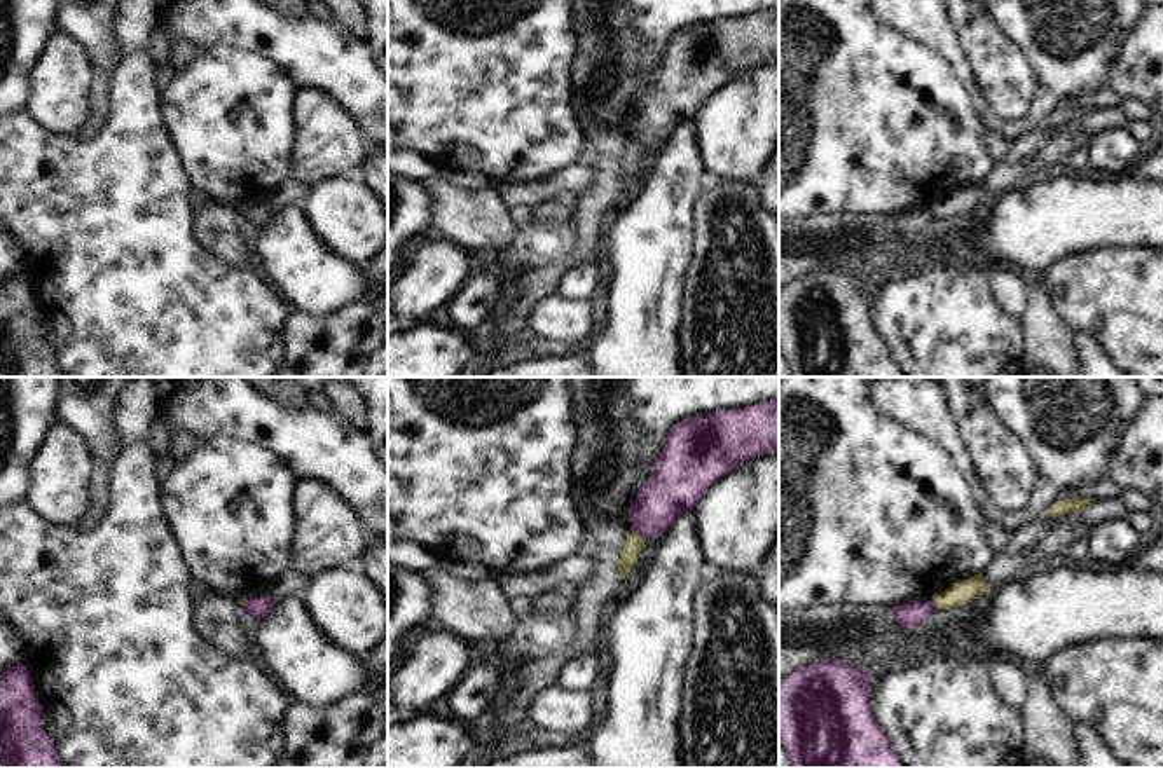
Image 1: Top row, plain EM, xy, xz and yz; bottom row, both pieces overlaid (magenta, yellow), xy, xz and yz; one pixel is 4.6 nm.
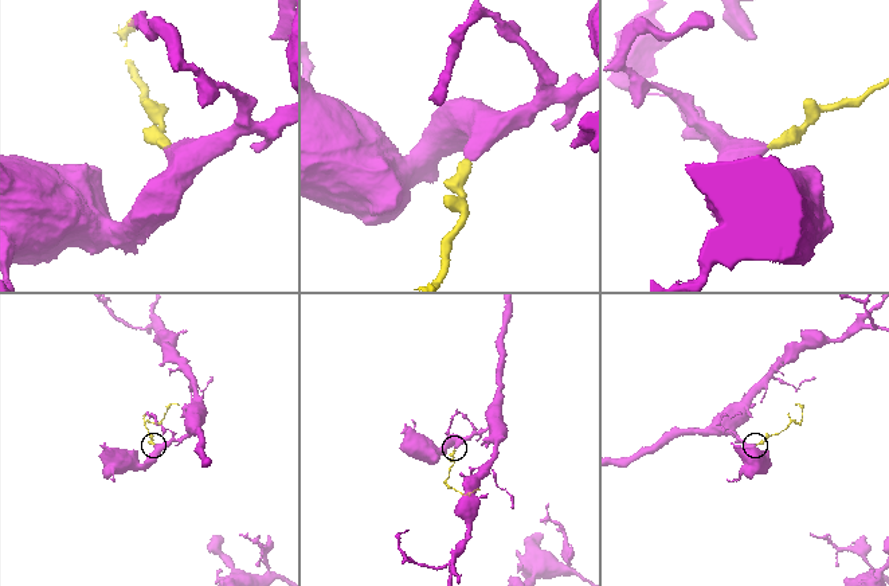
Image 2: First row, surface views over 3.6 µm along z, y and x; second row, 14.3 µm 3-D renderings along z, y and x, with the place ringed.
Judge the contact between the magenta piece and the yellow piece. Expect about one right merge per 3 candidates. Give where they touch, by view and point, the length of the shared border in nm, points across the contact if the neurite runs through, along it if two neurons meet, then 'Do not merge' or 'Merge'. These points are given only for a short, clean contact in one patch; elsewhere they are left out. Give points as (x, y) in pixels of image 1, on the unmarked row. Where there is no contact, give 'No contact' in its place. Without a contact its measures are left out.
Touches magenta at xz (638, 142). Shared border 80 nm. Boundary: xz (631, 138), (645, 147). Do not merge.

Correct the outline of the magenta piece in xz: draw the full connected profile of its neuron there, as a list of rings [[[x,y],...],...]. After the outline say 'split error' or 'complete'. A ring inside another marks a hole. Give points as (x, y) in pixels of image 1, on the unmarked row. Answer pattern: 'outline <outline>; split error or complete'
outline [[[779,7],[676,31],[655,66],[655,86],[629,117],[630,140],[660,147],[721,86],[761,63],[779,63]]]; complete

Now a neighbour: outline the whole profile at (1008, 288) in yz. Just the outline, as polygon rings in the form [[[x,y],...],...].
[[[990,269],[988,290],[999,309],[1015,319],[1020,319],[1027,307],[1027,276],[1013,269]]]

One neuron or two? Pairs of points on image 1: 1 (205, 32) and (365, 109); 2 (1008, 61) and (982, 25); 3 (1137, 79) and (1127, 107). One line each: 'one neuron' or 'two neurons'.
1: one neuron
2: one neuron
3: two neurons

